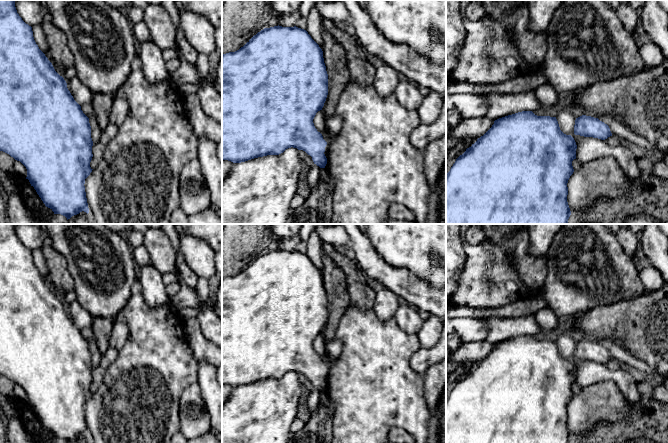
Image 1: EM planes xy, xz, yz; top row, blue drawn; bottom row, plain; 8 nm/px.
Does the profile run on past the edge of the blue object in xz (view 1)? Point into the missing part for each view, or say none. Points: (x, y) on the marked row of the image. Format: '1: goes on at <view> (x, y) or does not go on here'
1: goes on at xz (329, 137)

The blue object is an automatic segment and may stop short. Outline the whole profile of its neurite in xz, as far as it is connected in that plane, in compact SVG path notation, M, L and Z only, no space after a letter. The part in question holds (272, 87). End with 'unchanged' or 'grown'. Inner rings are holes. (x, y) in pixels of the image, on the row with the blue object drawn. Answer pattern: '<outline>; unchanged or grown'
M274 26L264 28L254 35L243 47L235 52L222 55L222 160L233 163L241 163L254 158L267 155L279 155L288 148L297 148L305 151L312 157L314 164L320 168L325 168L327 158L324 154L328 143L333 142L337 133L326 132L322 135L314 126L313 119L316 113L322 110L328 95L328 74L323 58L323 51L319 45L311 38L304 29L294 27Z; grown

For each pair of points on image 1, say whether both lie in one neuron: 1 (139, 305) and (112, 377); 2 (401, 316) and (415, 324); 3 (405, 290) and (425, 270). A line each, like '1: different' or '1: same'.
1: same
2: same
3: different

